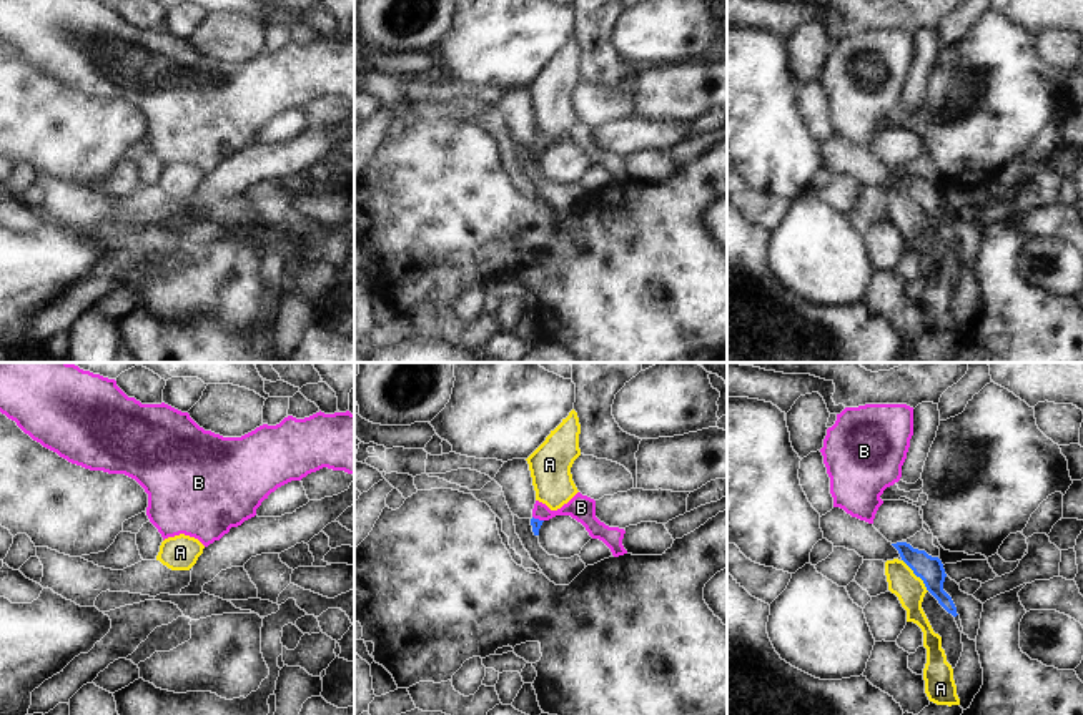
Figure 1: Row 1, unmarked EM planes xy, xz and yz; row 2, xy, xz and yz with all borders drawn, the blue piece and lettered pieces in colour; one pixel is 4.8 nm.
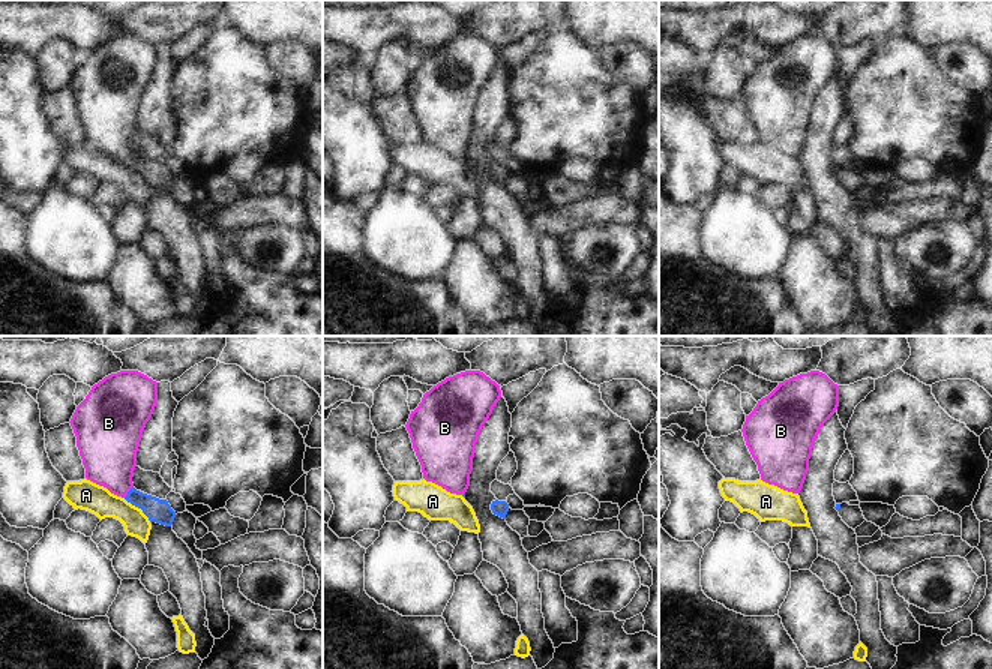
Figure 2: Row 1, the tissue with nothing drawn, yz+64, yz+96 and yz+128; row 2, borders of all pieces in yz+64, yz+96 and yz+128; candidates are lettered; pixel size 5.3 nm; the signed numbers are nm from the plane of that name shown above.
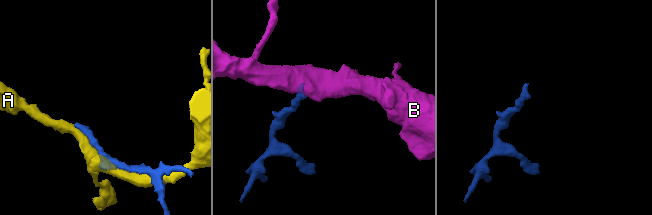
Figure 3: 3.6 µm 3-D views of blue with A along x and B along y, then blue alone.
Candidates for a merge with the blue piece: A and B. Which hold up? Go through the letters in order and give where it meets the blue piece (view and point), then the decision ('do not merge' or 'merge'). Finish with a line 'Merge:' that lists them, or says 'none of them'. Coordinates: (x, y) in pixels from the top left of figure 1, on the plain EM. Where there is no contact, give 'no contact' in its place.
A: yz (917, 203) | do not merge
B: xz (538, 147) | merge
Merge: B

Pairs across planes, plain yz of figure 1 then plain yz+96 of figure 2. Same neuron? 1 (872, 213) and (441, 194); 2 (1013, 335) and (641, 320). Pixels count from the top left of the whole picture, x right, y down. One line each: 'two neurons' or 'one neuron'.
1: one neuron
2: one neuron

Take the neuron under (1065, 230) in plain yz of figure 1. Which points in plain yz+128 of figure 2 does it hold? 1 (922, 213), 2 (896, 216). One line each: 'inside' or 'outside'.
1: inside
2: inside

